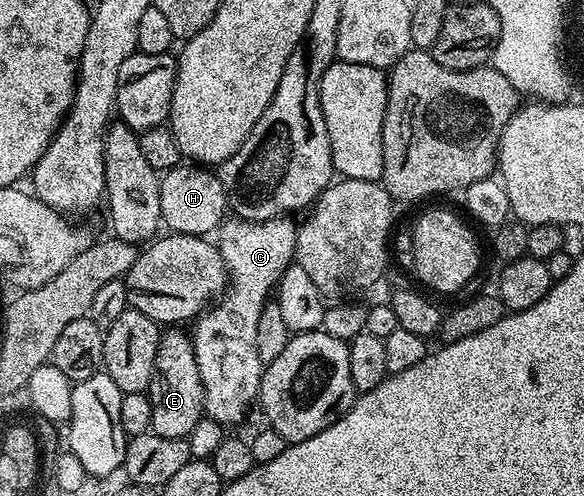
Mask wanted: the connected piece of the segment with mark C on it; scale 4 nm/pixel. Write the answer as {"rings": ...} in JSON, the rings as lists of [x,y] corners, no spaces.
{"rings":[[[237,216],[231,217],[231,222],[229,220],[223,221],[216,230],[216,245],[220,256],[224,260],[226,265],[226,272],[228,275],[228,285],[226,287],[226,293],[224,297],[215,305],[213,308],[207,309],[205,313],[197,319],[196,325],[198,327],[192,330],[192,341],[194,343],[194,355],[196,356],[196,364],[200,368],[200,380],[204,384],[204,396],[206,397],[206,405],[204,407],[205,417],[216,420],[224,428],[231,428],[237,422],[242,422],[246,418],[246,413],[250,410],[250,402],[252,403],[258,397],[258,389],[262,383],[262,372],[264,369],[264,357],[258,351],[258,321],[262,318],[262,309],[266,306],[266,297],[273,295],[275,293],[276,287],[280,279],[282,279],[282,273],[284,273],[287,268],[294,262],[294,238],[296,235],[295,223],[290,223],[291,219],[289,217],[283,216],[280,218],[273,218],[267,222],[248,222],[245,218],[240,218]]]}

